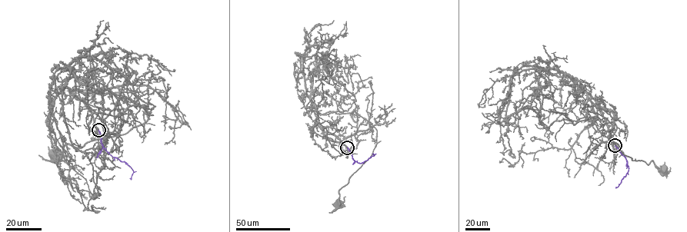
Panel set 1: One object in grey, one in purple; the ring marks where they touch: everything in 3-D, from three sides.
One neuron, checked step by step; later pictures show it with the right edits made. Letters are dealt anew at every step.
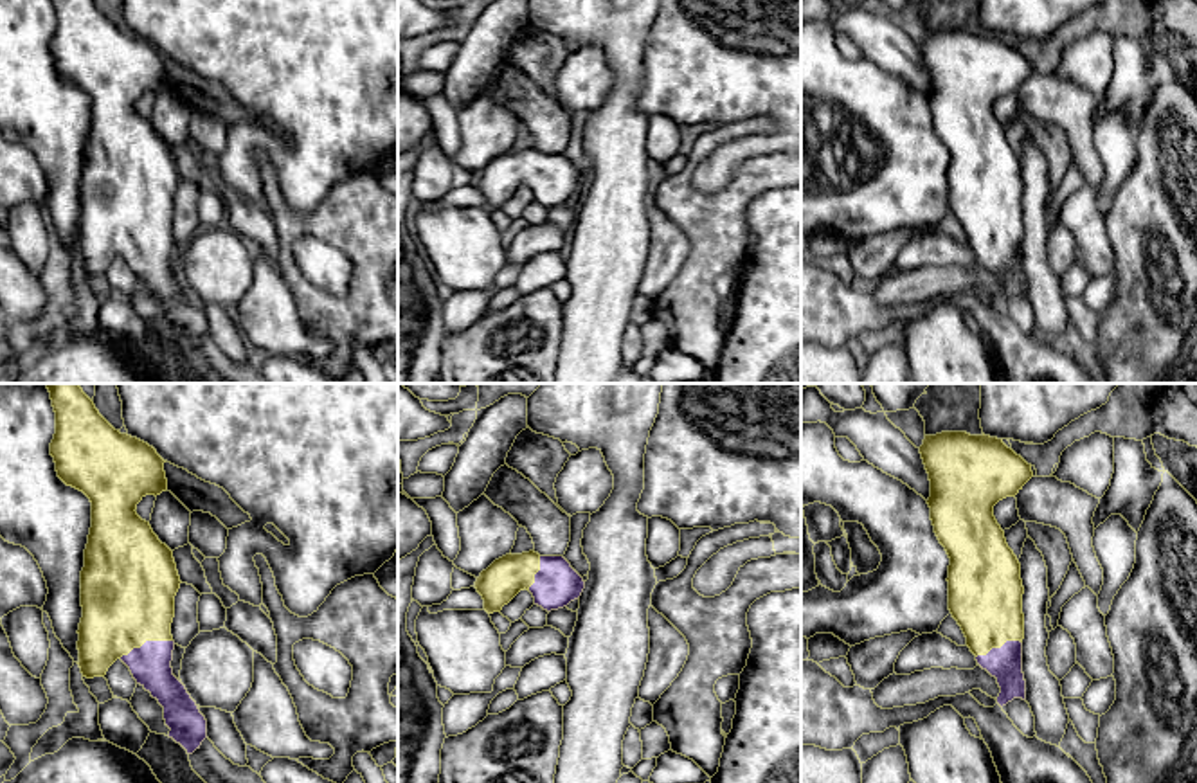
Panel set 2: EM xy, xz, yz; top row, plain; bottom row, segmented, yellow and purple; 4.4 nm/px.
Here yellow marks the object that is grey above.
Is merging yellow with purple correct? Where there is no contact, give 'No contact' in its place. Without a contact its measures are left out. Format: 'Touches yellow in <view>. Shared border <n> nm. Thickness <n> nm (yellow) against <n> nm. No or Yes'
Touches yellow in xy. Shared border 260 nm. Thickness 420 nm (yellow) against 190 nm. Yes

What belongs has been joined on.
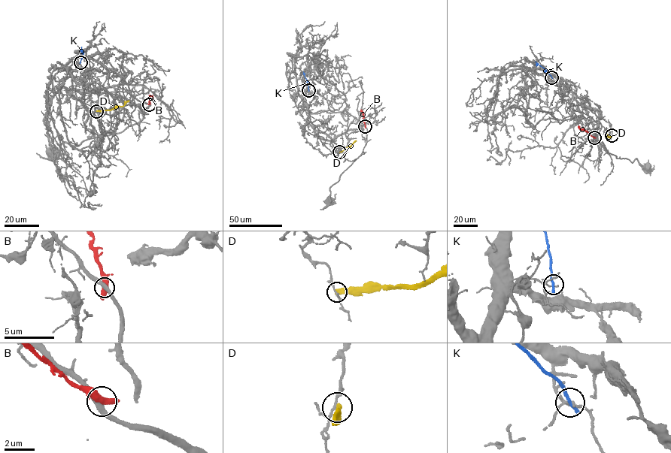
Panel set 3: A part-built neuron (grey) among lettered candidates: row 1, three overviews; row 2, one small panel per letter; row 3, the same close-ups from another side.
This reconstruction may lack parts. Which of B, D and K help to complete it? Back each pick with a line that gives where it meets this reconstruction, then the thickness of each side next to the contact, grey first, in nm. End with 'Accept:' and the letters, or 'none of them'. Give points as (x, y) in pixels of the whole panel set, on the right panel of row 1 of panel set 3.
Accept: none of them

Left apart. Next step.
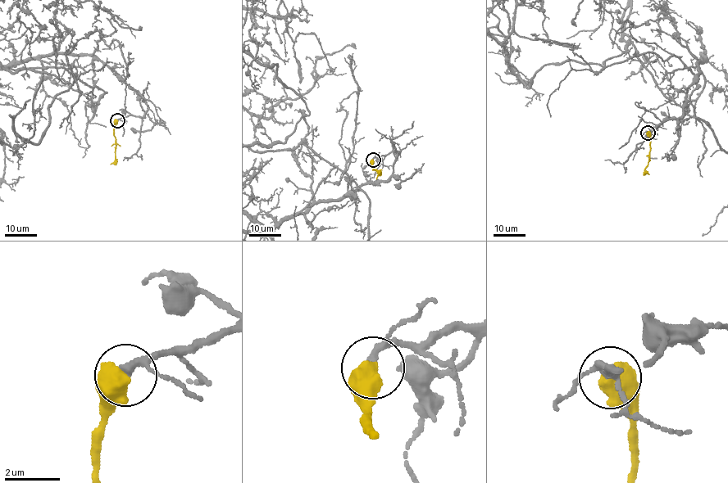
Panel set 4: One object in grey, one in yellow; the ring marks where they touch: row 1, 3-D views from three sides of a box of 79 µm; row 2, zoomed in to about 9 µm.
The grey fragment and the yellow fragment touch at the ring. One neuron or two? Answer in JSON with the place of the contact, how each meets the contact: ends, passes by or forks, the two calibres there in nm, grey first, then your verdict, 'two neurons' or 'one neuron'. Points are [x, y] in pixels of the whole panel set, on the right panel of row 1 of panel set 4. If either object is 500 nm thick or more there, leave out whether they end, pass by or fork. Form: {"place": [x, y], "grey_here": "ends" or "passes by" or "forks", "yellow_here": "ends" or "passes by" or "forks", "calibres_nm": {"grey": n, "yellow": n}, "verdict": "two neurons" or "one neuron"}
{"place": [648, 133], "calibres_nm": {"grey": 200, "yellow": 650}, "verdict": "one neuron"}

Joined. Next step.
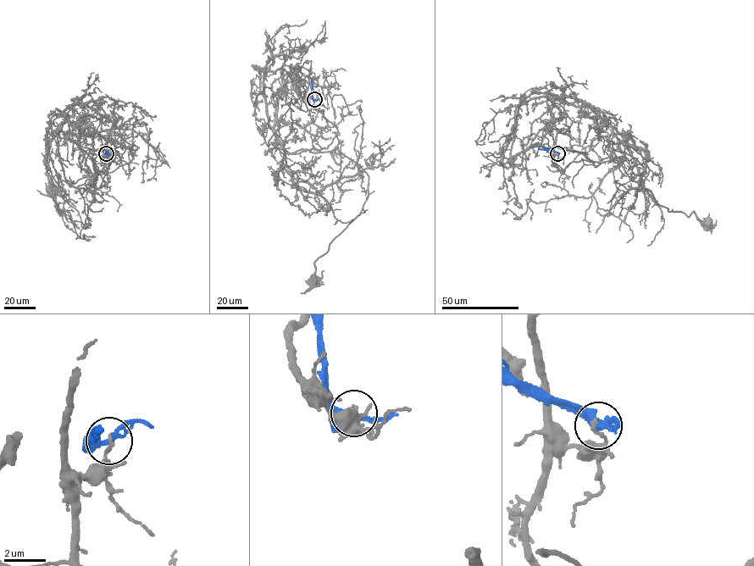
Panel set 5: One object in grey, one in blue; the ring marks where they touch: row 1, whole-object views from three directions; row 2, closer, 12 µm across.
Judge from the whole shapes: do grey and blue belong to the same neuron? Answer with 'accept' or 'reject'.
reject

